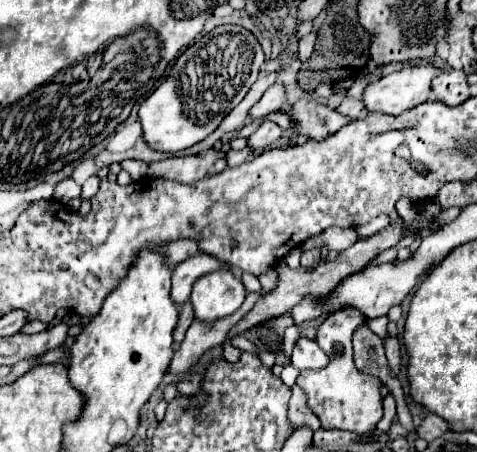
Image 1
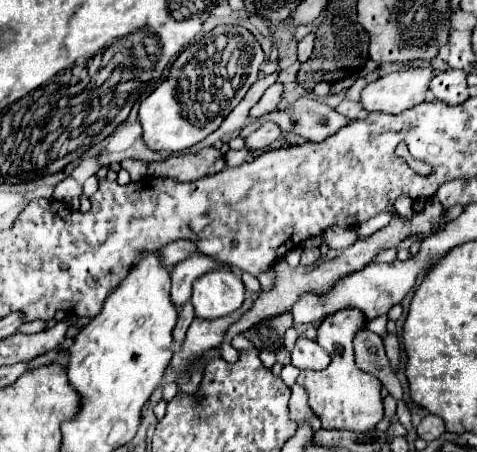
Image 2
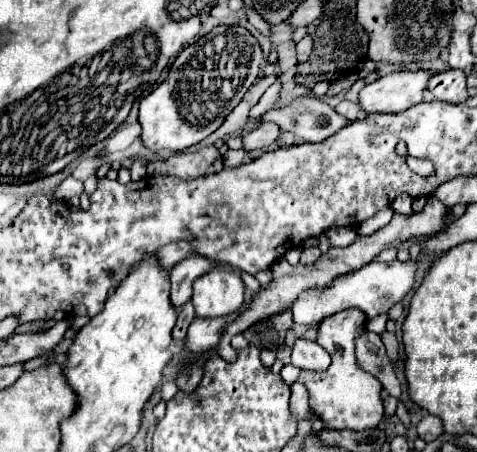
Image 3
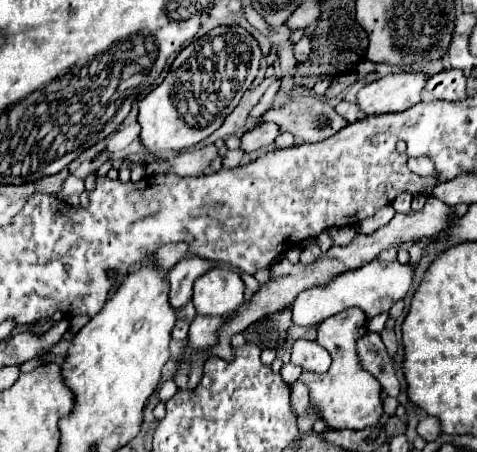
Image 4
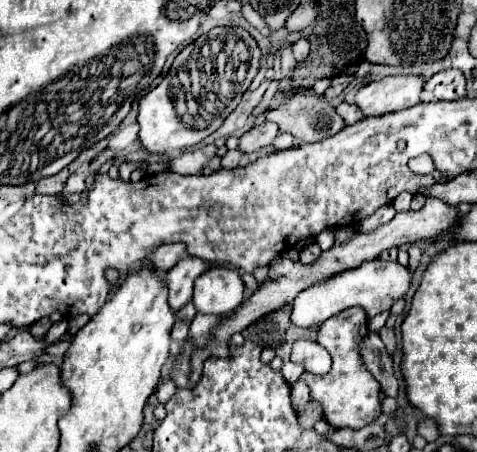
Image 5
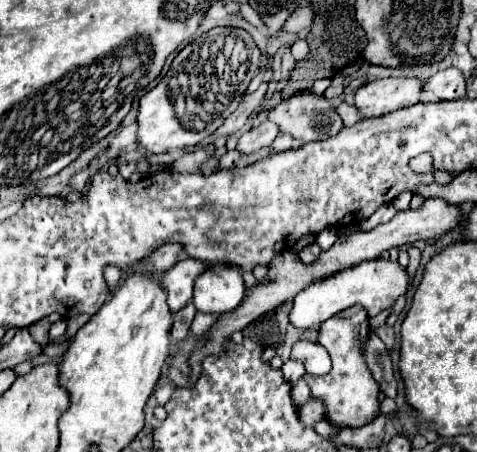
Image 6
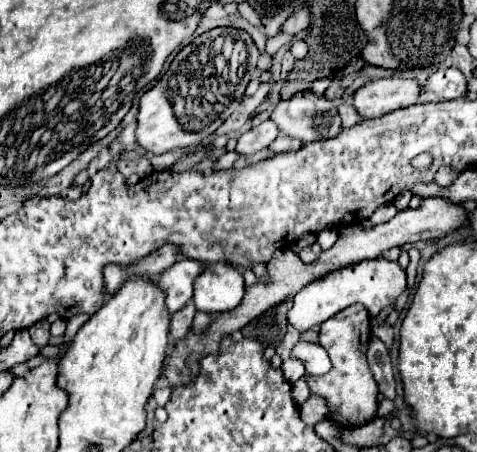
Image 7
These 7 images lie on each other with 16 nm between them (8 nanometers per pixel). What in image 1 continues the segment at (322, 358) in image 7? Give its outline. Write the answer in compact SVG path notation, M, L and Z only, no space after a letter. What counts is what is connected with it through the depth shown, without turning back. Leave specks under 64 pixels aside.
M300 336L292 350L292 366L298 370L306 370L306 368L322 368L324 364L328 364L328 358L324 356L322 348L314 340Z

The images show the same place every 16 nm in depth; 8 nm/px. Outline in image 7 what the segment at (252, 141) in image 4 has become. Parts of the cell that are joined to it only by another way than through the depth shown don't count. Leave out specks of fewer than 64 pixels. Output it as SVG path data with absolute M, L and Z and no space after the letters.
M266 120L262 124L250 128L246 134L242 134L238 138L236 150L240 154L244 154L244 156L250 156L250 154L254 154L254 152L258 152L262 148L268 148L274 142L276 134L278 134L278 126L274 122L270 122L270 120Z

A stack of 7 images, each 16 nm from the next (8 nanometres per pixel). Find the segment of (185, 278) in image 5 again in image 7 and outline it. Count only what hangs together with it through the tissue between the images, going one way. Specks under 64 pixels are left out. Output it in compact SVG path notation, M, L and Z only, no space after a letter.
M182 258L172 268L168 268L166 272L160 274L158 284L166 292L166 304L172 314L176 310L184 308L186 302L190 302L192 284L194 284L196 276L200 276L202 268L204 268L204 264L200 260Z

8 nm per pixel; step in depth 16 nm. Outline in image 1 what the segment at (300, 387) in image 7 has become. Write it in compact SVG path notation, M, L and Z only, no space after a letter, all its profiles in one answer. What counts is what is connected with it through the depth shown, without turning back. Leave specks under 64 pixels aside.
M295 384L291 390L292 396L288 408L288 419L290 423L295 426L296 430L301 426L307 426L315 432L320 428L320 420L307 407L306 395L297 384Z

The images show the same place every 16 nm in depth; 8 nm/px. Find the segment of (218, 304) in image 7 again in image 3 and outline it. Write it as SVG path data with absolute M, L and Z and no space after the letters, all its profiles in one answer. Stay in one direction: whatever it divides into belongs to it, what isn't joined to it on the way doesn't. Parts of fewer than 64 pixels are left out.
M216 268L194 282L192 304L196 316L216 318L236 312L244 302L244 284L230 270Z

